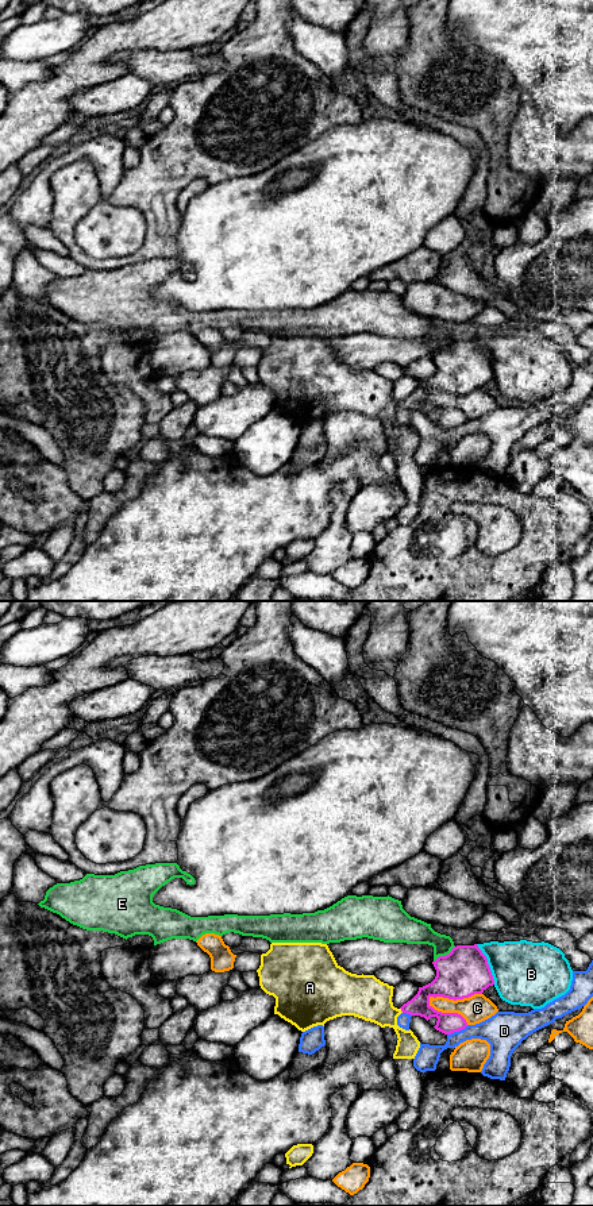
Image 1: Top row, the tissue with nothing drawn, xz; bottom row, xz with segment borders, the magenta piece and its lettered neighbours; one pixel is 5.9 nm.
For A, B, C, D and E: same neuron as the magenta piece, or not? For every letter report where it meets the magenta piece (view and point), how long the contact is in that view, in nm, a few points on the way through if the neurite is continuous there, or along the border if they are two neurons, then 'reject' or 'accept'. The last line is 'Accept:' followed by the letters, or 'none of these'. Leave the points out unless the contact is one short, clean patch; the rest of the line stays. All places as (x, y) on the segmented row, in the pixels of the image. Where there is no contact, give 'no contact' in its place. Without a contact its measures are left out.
A: meets magenta in xz at (401, 1010); contact 40 nm long; runs through xz (419, 1005), (401, 1010), (381, 1010), (365, 997); accept
B: meets magenta in xz at (488, 964); contact 260 nm long; reject
C: meets magenta in xz at (451, 998); contact 320 nm long; reject
D: meets magenta in xz at (457, 1031); contact 140 nm long; reject
E: meets magenta in xz at (446, 955); contact 160 nm long; reject
Accept: A

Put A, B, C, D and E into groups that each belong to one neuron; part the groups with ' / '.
A / B / C / D / E

